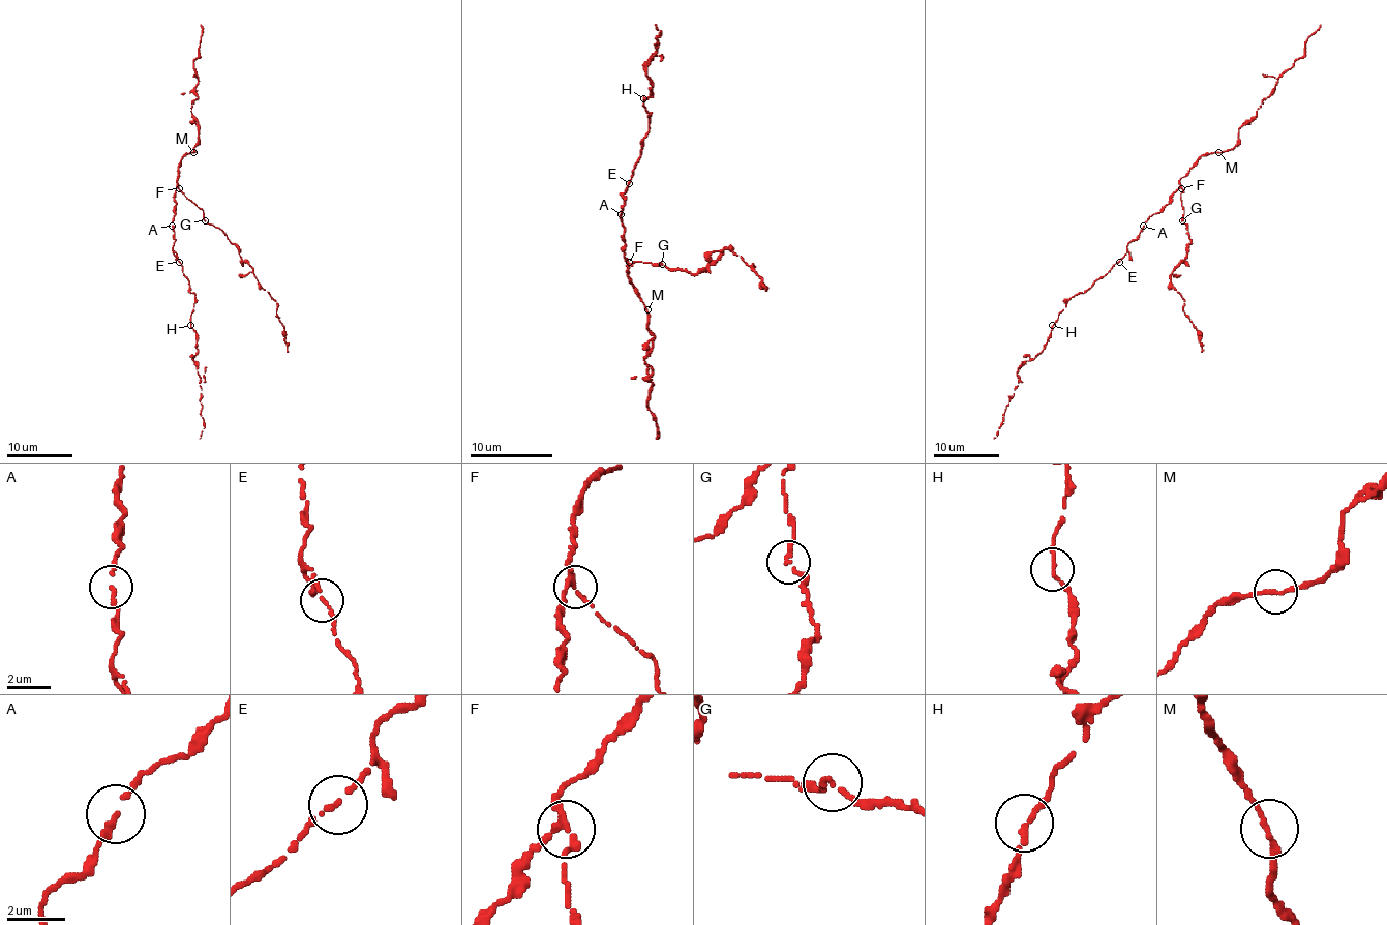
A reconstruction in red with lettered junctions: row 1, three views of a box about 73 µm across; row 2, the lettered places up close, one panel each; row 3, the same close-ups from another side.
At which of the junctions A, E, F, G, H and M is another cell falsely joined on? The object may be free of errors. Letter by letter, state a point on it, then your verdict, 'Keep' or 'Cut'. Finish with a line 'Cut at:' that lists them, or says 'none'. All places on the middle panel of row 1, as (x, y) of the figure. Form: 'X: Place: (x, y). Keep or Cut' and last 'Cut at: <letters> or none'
A: Place: (621, 214). Keep
E: Place: (629, 183). Keep
F: Place: (629, 262). Keep
G: Place: (662, 264). Keep
H: Place: (643, 98). Keep
M: Place: (647, 309). Keep
Cut at: none

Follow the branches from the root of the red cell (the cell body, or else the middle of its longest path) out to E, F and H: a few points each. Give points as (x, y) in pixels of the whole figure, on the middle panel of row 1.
E: (621, 214), (625, 204), (621, 194), (629, 183)
F: (621, 214), (625, 227), (623, 251), (629, 262)
H: (621, 214), (625, 204), (621, 194), (633, 175), (650, 129), (643, 98)

